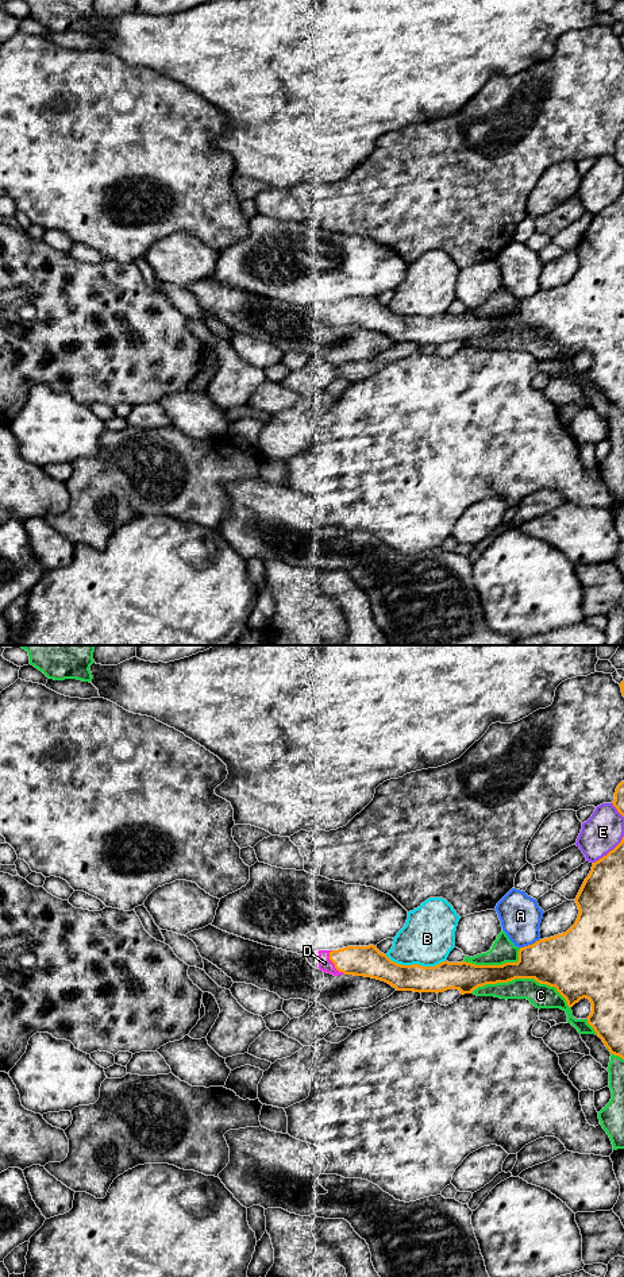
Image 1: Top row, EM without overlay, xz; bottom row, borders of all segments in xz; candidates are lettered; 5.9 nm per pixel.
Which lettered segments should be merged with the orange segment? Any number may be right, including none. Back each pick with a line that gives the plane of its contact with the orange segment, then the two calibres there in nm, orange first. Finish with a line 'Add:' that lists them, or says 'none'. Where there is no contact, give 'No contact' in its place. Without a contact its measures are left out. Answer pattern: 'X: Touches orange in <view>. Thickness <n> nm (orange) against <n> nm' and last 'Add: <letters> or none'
D: Touches orange in xz. Thickness 180 nm (orange) against 80 nm
Add: D

